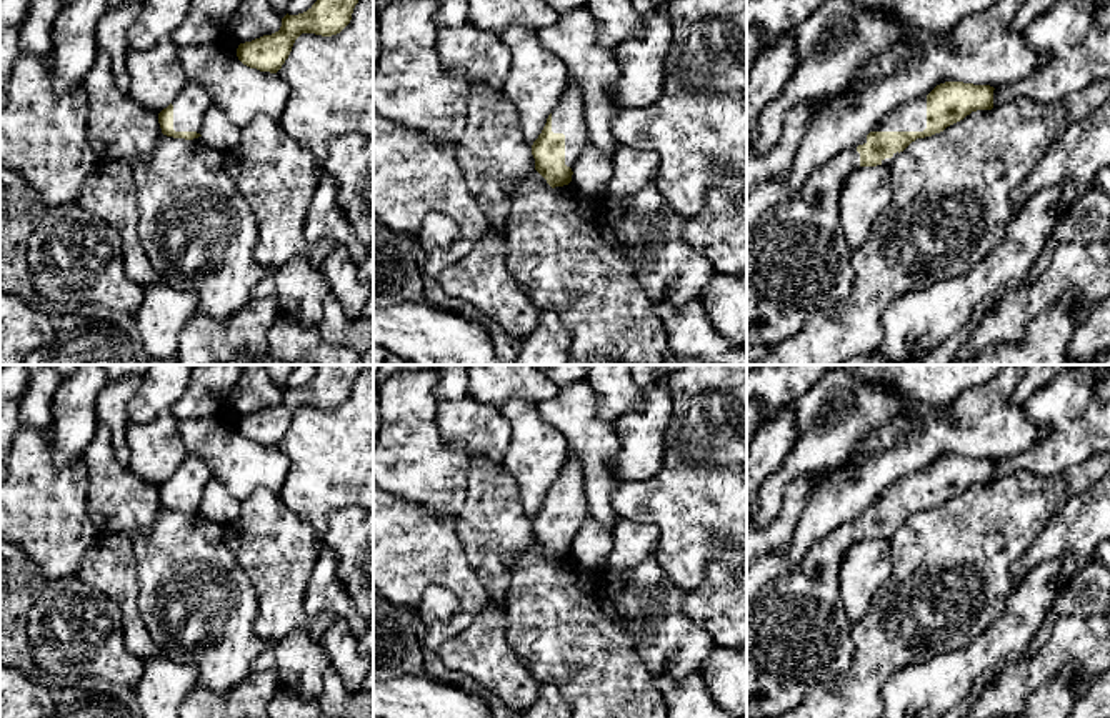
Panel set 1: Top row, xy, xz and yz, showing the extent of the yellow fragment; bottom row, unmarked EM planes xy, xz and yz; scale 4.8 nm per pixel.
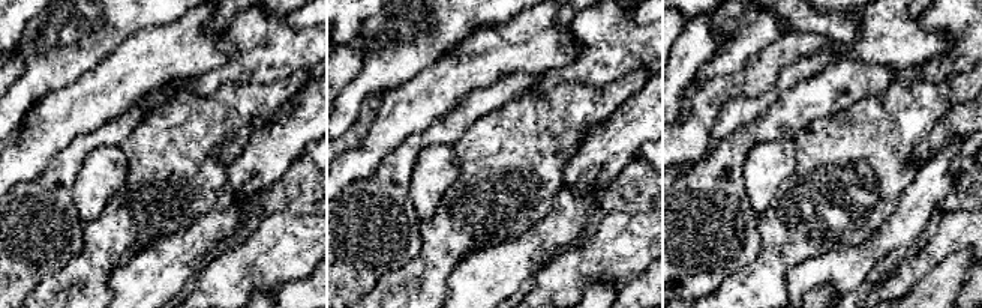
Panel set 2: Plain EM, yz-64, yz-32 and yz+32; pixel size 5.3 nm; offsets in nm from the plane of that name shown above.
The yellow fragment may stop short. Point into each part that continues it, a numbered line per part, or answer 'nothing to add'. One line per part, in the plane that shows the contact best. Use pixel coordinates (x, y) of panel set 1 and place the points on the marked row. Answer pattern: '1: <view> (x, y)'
1: yz (910, 117)

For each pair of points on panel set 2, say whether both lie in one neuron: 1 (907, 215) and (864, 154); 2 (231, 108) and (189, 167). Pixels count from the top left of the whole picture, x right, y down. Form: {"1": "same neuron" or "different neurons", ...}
{"1": "different neurons", "2": "same neuron"}

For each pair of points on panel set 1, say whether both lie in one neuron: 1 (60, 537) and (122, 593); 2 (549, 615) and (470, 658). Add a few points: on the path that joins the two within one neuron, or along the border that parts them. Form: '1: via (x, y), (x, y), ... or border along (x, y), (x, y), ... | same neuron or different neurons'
1: border along (99, 533), (85, 550), (80, 568), (75, 573) | different neurons
2: border along (504, 605), (507, 643), (527, 665), (529, 672) | different neurons

